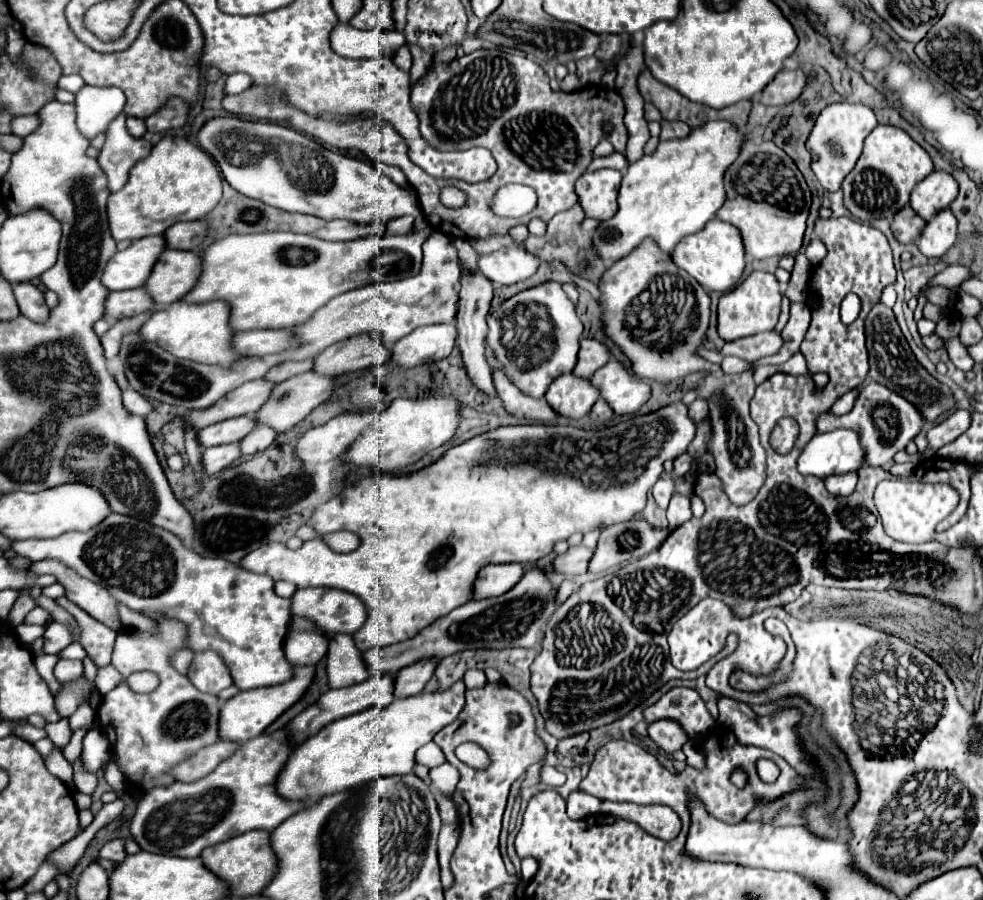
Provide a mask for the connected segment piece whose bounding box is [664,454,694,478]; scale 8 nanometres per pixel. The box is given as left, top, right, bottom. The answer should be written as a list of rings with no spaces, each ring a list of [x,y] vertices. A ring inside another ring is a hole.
[[[682,454],[682,456],[678,456],[678,458],[674,460],[674,468],[672,468],[672,472],[668,472],[668,474],[664,474],[664,476],[666,476],[666,478],[686,476],[686,474],[690,472],[690,468],[692,468],[692,462],[694,462],[694,458],[692,458],[692,456]]]

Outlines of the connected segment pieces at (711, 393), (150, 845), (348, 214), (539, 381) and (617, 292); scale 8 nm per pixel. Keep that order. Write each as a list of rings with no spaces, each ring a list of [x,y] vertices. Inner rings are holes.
[[[742,372],[736,376],[708,374],[698,384],[698,396],[706,398],[710,406],[708,420],[712,420],[712,440],[708,442],[708,452],[716,460],[716,476],[722,480],[724,492],[736,506],[754,500],[766,480],[766,452],[760,444],[756,422],[750,418],[750,400],[756,390],[752,376],[752,372]]]
[[[280,728],[272,734],[262,734],[252,742],[240,744],[238,750],[230,758],[222,760],[214,772],[196,782],[172,782],[168,786],[148,790],[140,798],[136,814],[130,822],[132,838],[146,852],[198,858],[204,848],[242,832],[272,832],[286,818],[304,808],[304,802],[280,798],[276,792],[276,778],[288,762],[292,750],[294,746],[288,742],[286,728]]]
[[[218,116],[218,118],[208,120],[200,128],[196,140],[198,140],[198,146],[218,162],[226,182],[232,188],[236,188],[236,192],[244,196],[252,196],[256,200],[262,200],[268,206],[276,206],[286,212],[312,214],[324,220],[344,218],[344,220],[352,220],[358,224],[370,224],[372,220],[388,222],[404,214],[412,214],[412,216],[422,214],[418,198],[412,192],[396,186],[386,176],[382,176],[372,164],[332,152],[324,148],[322,144],[318,144],[316,140],[280,124],[250,122],[250,120],[242,120],[236,116]]]
[[[544,282],[524,290],[488,316],[486,344],[504,364],[514,386],[534,398],[544,398],[548,384],[558,376],[572,372],[580,350],[582,322],[576,316],[574,304],[564,294],[558,282]]]
[[[644,240],[640,248],[632,250],[624,260],[616,260],[612,268],[606,270],[600,282],[602,306],[604,306],[604,324],[606,334],[624,350],[632,362],[632,372],[640,378],[650,378],[658,382],[670,382],[682,378],[690,372],[710,370],[710,362],[696,356],[696,348],[702,344],[708,320],[710,320],[710,298],[702,286],[684,270],[676,268],[670,254],[660,252],[652,240]]]

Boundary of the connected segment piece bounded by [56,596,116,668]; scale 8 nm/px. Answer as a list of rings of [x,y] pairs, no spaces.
[[[58,598],[56,600],[62,608],[66,608],[80,624],[82,634],[80,634],[80,644],[84,646],[84,650],[88,652],[88,656],[92,658],[92,662],[102,668],[110,664],[112,658],[112,648],[114,648],[114,640],[116,640],[116,632],[110,630],[108,626],[104,626],[102,622],[94,620],[90,614],[86,614],[84,610],[80,610],[76,604],[72,604],[68,598]]]

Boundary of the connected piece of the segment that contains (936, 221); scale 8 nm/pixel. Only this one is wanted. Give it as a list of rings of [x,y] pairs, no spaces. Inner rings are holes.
[[[944,208],[932,216],[932,220],[926,222],[920,234],[918,248],[924,256],[942,256],[956,240],[956,216],[950,208]]]

